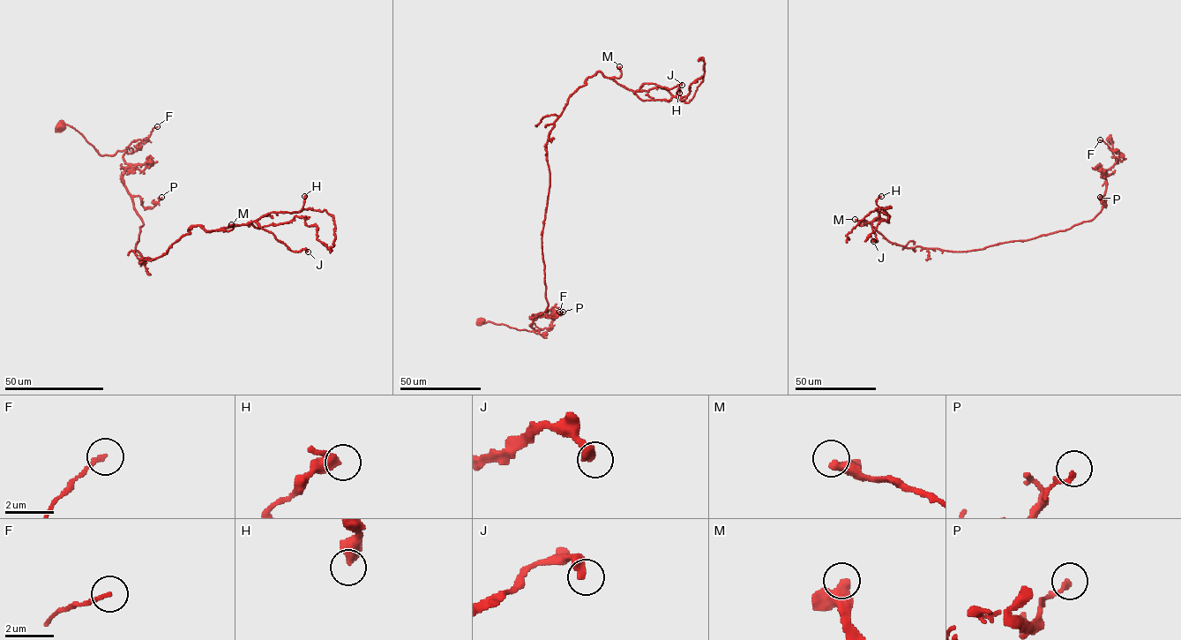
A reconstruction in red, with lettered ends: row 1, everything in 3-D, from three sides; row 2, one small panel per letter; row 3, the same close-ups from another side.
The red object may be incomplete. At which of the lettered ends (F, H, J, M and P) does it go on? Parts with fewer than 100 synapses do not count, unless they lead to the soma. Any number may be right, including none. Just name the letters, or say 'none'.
none

